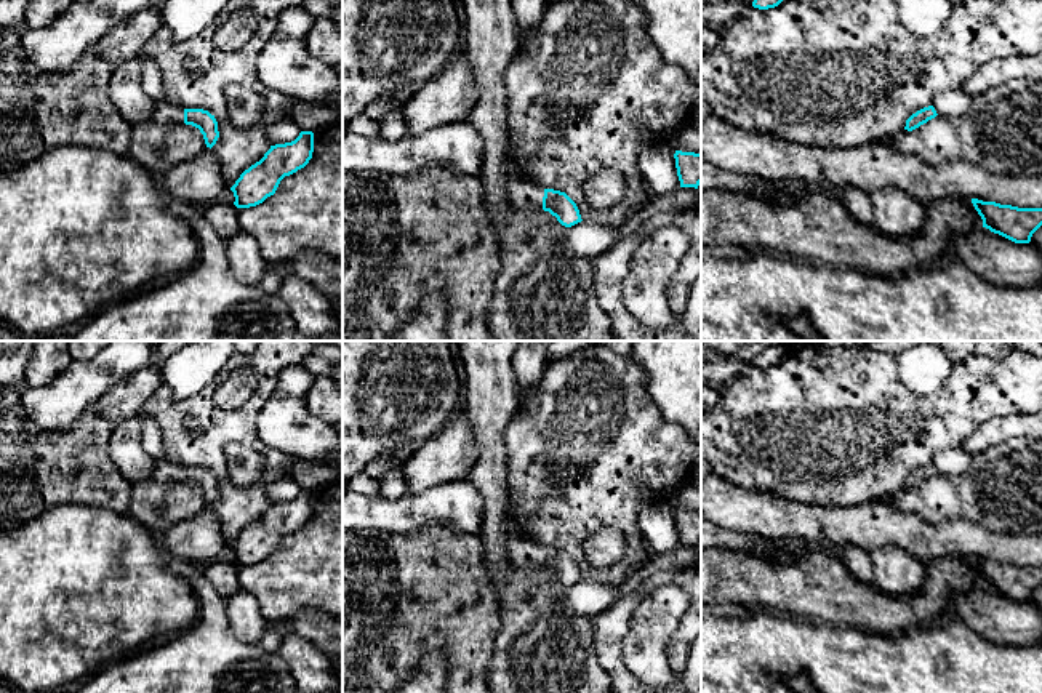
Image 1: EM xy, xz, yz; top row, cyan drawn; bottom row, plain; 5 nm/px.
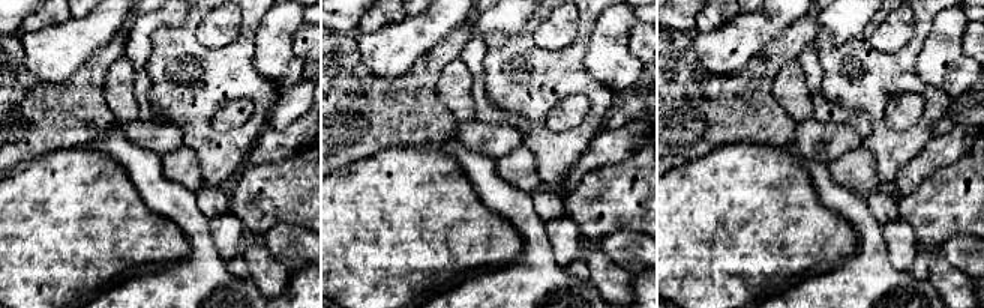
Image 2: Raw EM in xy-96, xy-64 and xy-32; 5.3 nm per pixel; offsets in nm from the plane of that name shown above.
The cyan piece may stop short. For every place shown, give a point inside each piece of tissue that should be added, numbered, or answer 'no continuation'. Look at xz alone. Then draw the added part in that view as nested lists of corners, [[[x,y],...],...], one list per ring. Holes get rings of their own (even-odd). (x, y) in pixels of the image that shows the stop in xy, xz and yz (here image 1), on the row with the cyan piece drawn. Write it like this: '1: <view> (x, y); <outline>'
1: xz (524, 196); [[[519,174],[506,178],[511,203],[522,211],[543,210],[544,189],[531,184]]]

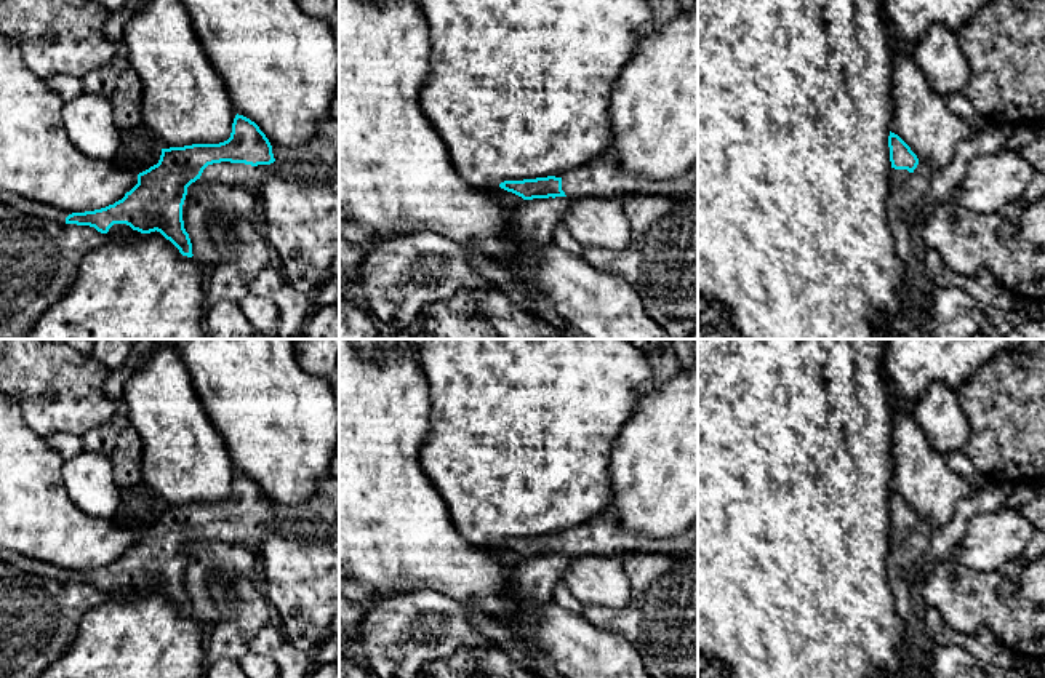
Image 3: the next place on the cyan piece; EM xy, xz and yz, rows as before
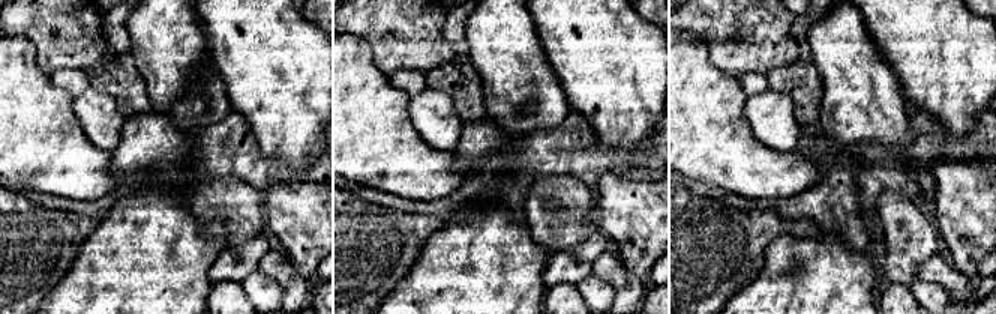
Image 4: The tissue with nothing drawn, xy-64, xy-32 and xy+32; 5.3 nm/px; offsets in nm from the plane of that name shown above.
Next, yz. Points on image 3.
1: yz (896, 176); [[[890,170],[890,187],[899,187],[901,184],[904,184],[912,173],[909,173],[907,170]]]

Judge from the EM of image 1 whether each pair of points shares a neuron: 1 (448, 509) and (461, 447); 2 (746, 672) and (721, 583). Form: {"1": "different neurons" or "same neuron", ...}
{"1": "different neurons", "2": "different neurons"}

